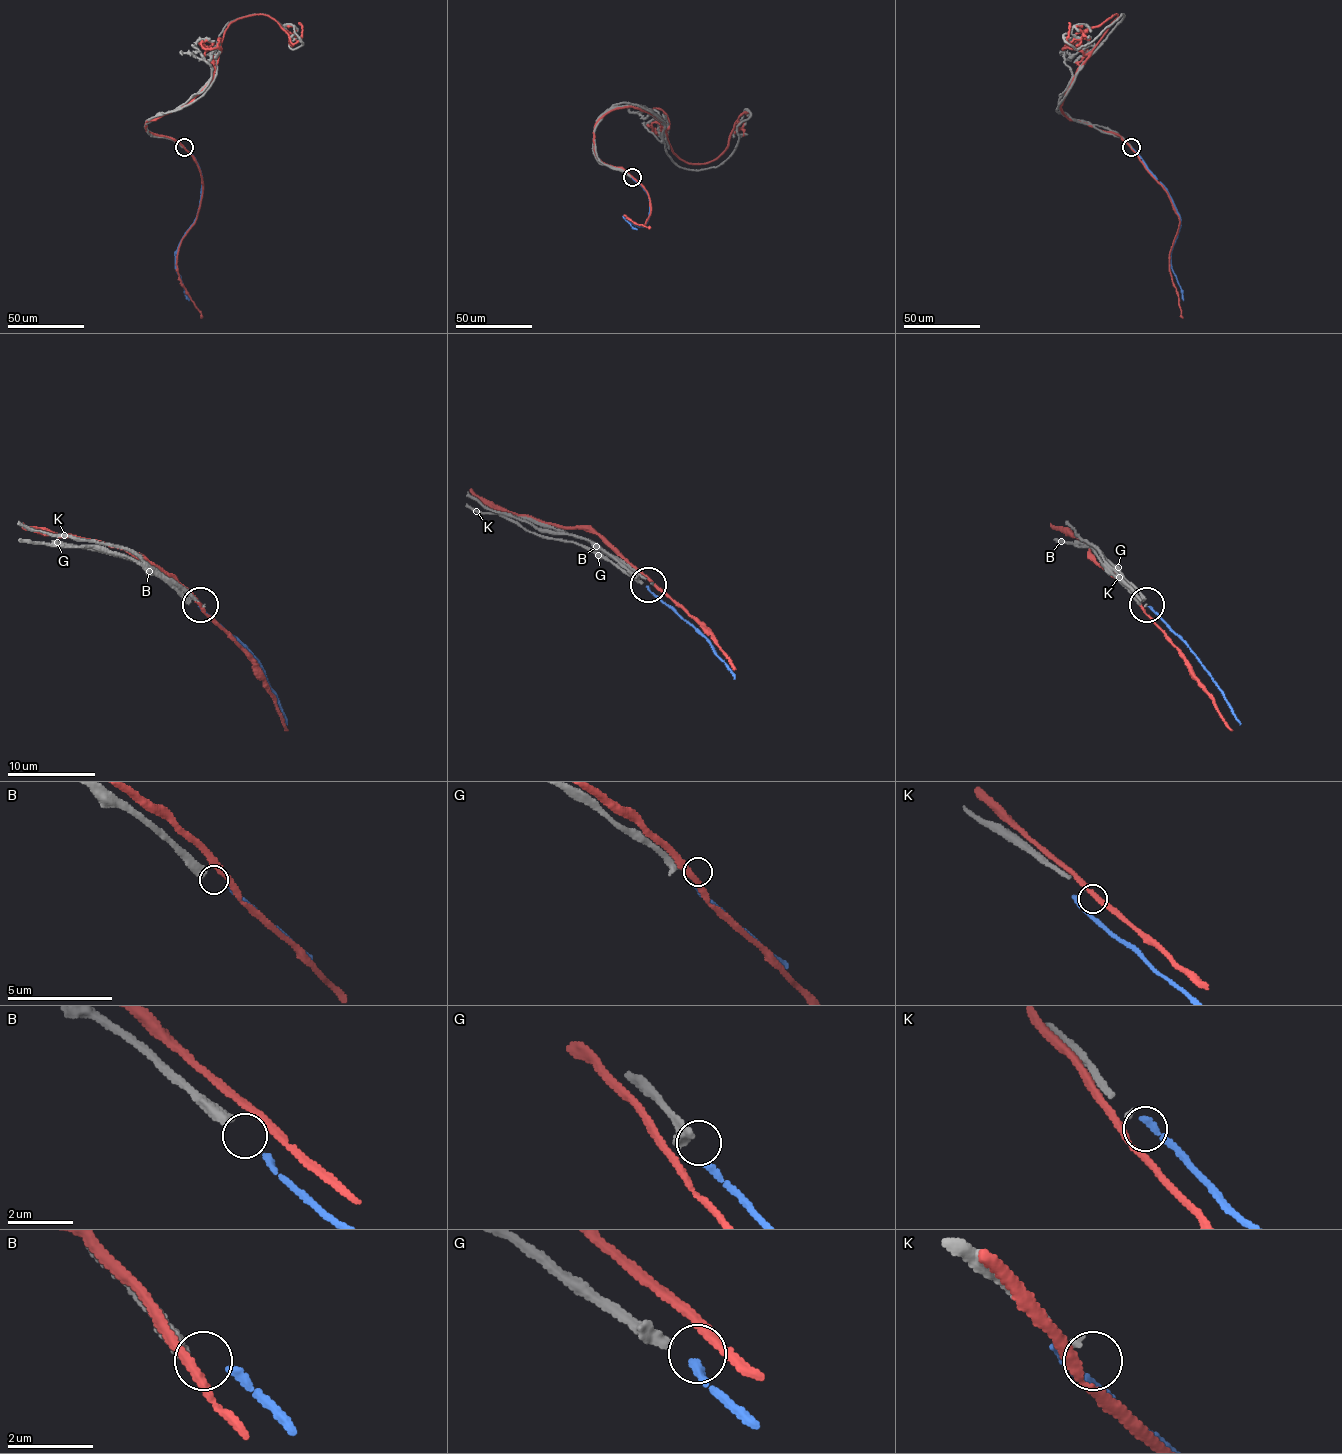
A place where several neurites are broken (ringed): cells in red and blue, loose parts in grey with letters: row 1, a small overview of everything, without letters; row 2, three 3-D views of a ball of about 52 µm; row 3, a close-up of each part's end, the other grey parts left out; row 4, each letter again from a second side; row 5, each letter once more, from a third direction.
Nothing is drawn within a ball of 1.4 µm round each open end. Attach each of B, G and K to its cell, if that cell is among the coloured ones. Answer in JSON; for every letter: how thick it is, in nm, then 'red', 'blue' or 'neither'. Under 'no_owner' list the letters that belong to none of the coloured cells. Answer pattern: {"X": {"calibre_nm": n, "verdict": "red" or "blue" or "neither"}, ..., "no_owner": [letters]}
{"B": {"calibre_nm": 380, "verdict": "neither"}, "G": {"calibre_nm": 340, "verdict": "blue"}, "K": {"calibre_nm": 100, "verdict": "neither"}, "no_owner": ["B", "K"]}

